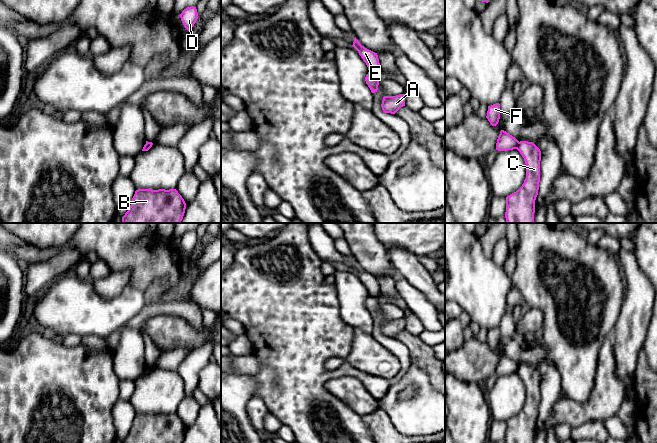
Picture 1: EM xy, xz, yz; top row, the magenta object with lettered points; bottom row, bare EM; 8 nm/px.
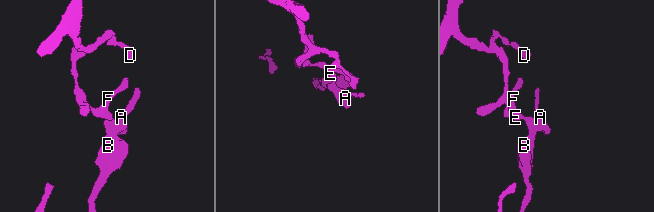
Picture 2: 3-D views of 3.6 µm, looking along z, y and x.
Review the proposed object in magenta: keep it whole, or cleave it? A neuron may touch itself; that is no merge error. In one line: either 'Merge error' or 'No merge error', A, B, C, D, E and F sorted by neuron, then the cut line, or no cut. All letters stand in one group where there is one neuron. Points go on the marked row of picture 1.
Merge error. Groups: A B C / D E F. Split along xz (369, 71), (375, 73)

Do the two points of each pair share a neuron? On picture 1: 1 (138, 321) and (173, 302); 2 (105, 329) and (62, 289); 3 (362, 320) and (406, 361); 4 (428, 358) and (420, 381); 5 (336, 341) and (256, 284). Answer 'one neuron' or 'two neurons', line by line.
1: one neuron
2: one neuron
3: two neurons
4: two neurons
5: one neuron

